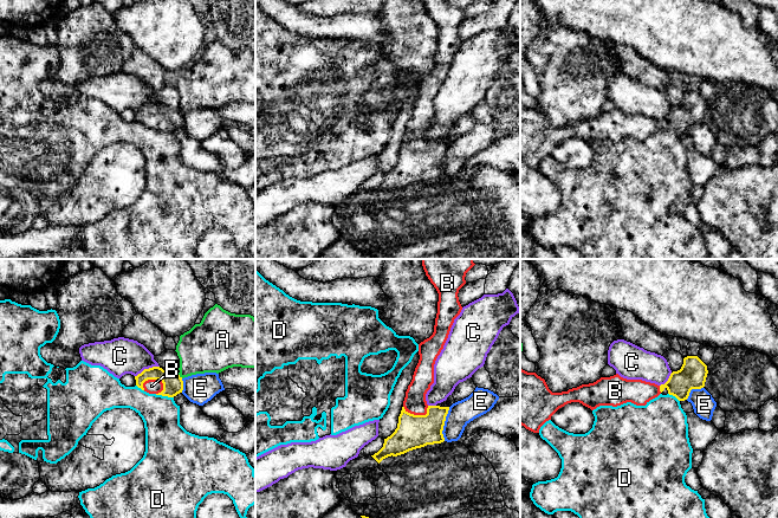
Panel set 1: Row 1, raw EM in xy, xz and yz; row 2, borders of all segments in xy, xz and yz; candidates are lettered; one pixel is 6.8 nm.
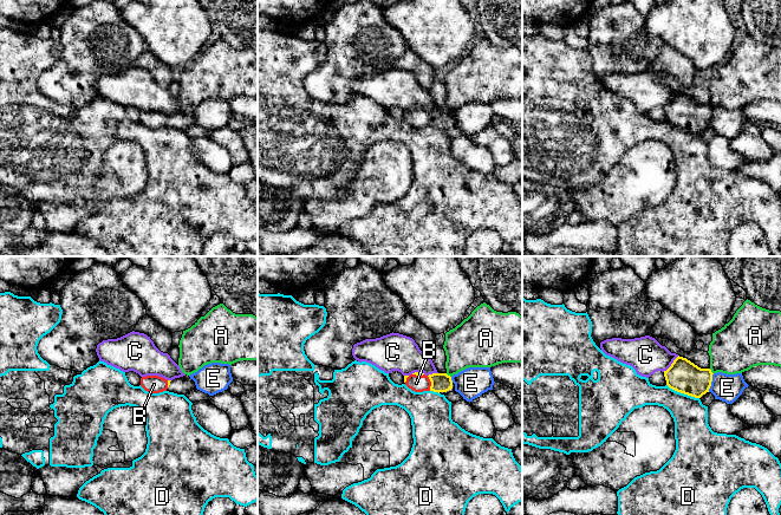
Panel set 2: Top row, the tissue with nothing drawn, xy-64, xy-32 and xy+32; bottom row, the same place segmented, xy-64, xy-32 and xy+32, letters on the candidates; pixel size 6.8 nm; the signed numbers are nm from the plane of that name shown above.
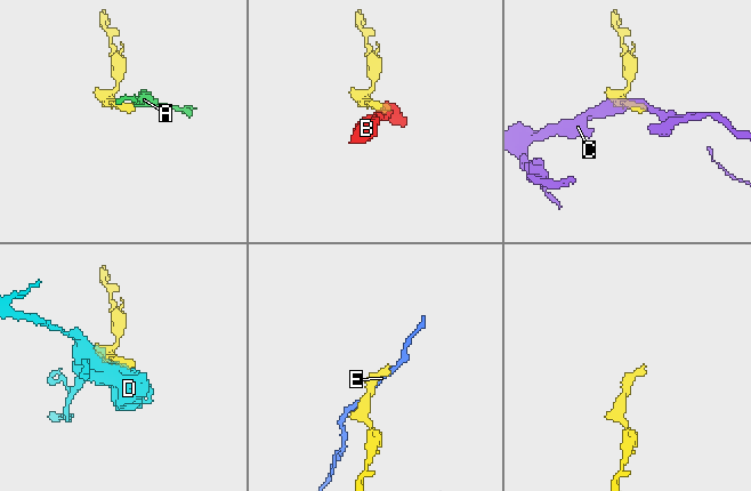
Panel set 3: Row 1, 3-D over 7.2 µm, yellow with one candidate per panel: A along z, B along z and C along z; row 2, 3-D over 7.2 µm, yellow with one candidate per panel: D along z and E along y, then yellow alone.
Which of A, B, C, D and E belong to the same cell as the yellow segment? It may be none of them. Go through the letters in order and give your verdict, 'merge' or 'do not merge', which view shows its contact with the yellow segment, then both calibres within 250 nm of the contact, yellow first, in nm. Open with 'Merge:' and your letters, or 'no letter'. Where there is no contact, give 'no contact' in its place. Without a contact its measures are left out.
Merge: B
A: do not merge; contact in xy; calibres 140 and 320 nm
B: merge; contact in xy; calibres 140 and 100 nm
C: do not merge; contact in xy; calibres 140 and 260 nm
D: do not merge; contact in xy; calibres 140 and 260 nm
E: do not merge; contact in xz; calibres 220 and 160 nm

